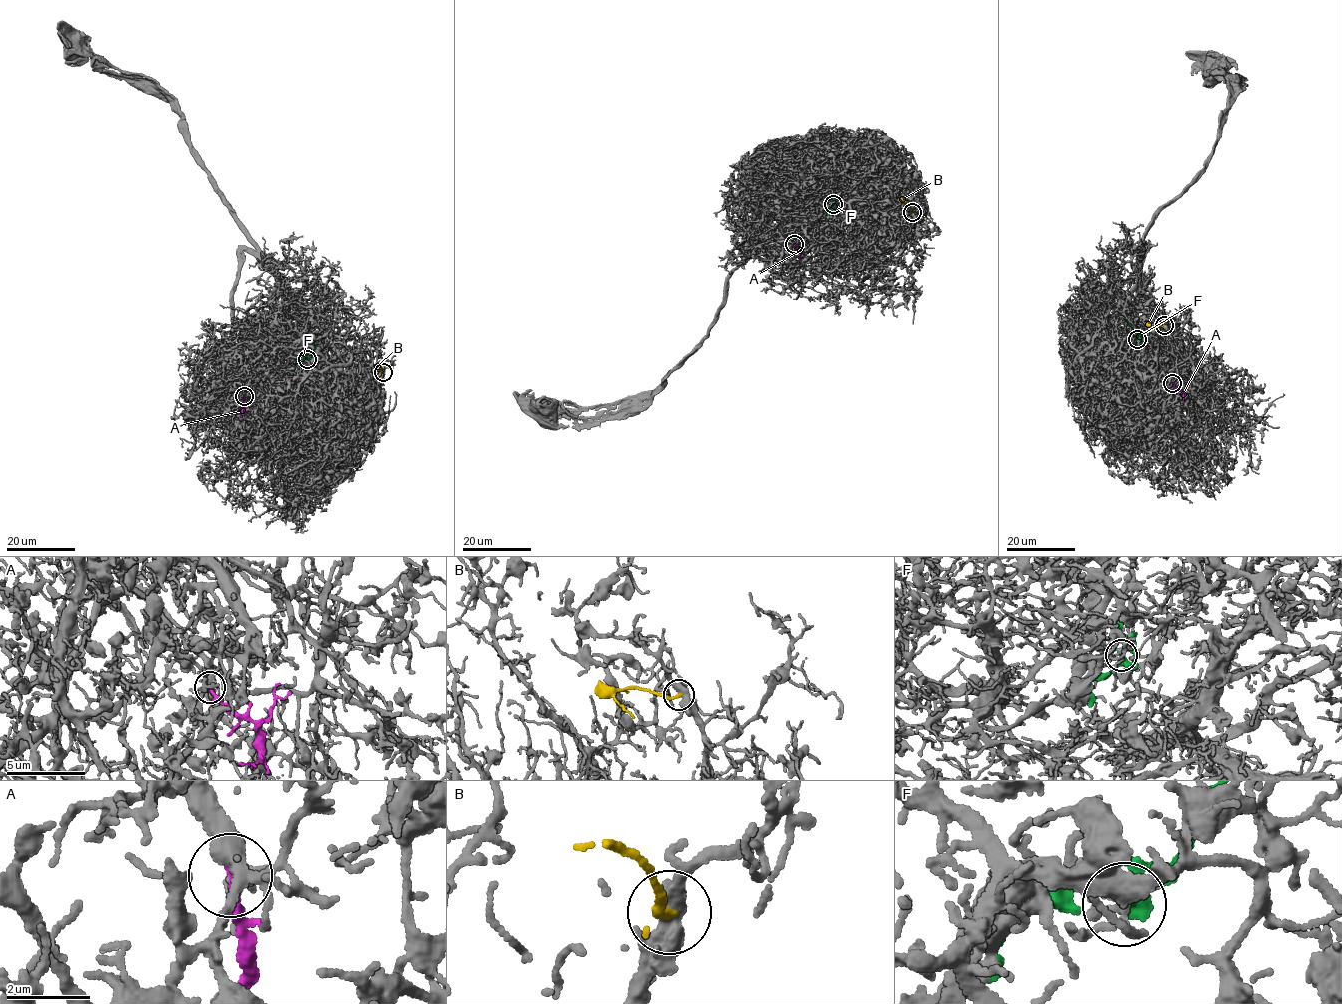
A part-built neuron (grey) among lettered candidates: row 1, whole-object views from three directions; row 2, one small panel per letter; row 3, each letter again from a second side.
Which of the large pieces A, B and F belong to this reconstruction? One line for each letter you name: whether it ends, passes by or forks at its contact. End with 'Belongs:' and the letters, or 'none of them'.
A: it ends there
Belongs: A

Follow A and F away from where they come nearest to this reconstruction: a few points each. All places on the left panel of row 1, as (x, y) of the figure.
A: (244, 395), (242, 414), (238, 412)
F: (307, 358), (318, 341)

